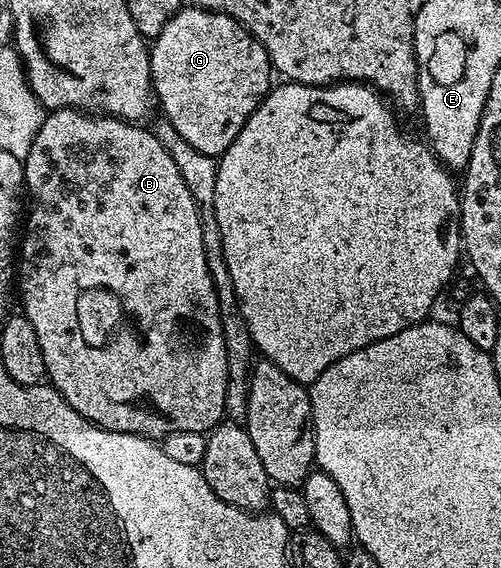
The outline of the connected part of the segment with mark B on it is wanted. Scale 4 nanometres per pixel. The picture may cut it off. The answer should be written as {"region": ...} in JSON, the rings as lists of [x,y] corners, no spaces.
{"region":[[[54,109],[45,118],[35,135],[35,143],[31,143],[31,151],[23,159],[25,169],[25,188],[27,190],[27,220],[23,225],[23,240],[19,245],[19,289],[21,285],[21,305],[23,316],[29,320],[31,327],[35,327],[35,335],[39,339],[39,351],[43,351],[43,363],[47,374],[48,384],[61,392],[61,397],[83,415],[93,425],[98,425],[111,431],[120,433],[134,433],[140,437],[160,439],[175,431],[199,431],[208,434],[216,428],[225,417],[225,392],[229,382],[227,371],[227,351],[223,343],[223,327],[221,326],[221,312],[215,295],[215,287],[211,279],[211,271],[207,267],[207,255],[203,251],[203,227],[199,223],[199,211],[195,207],[195,199],[191,199],[191,191],[187,191],[187,183],[183,183],[183,175],[179,175],[179,167],[175,167],[175,159],[167,155],[163,143],[144,124],[123,121],[119,117],[108,115],[94,115],[80,109]]]}

